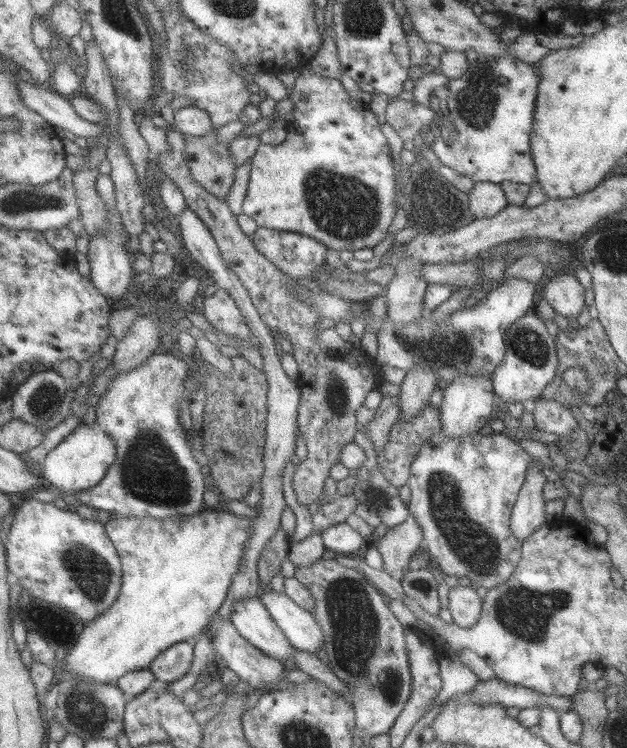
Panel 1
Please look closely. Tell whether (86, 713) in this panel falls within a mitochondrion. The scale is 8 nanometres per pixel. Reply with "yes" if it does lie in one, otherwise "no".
yes

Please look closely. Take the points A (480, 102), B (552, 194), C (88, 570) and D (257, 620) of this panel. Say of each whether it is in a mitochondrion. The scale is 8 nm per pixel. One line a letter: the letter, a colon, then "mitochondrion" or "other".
A: mitochondrion
B: other
C: mitochondrion
D: other

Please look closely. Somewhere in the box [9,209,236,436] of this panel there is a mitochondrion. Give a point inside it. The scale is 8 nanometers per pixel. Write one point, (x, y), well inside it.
(39, 403)

